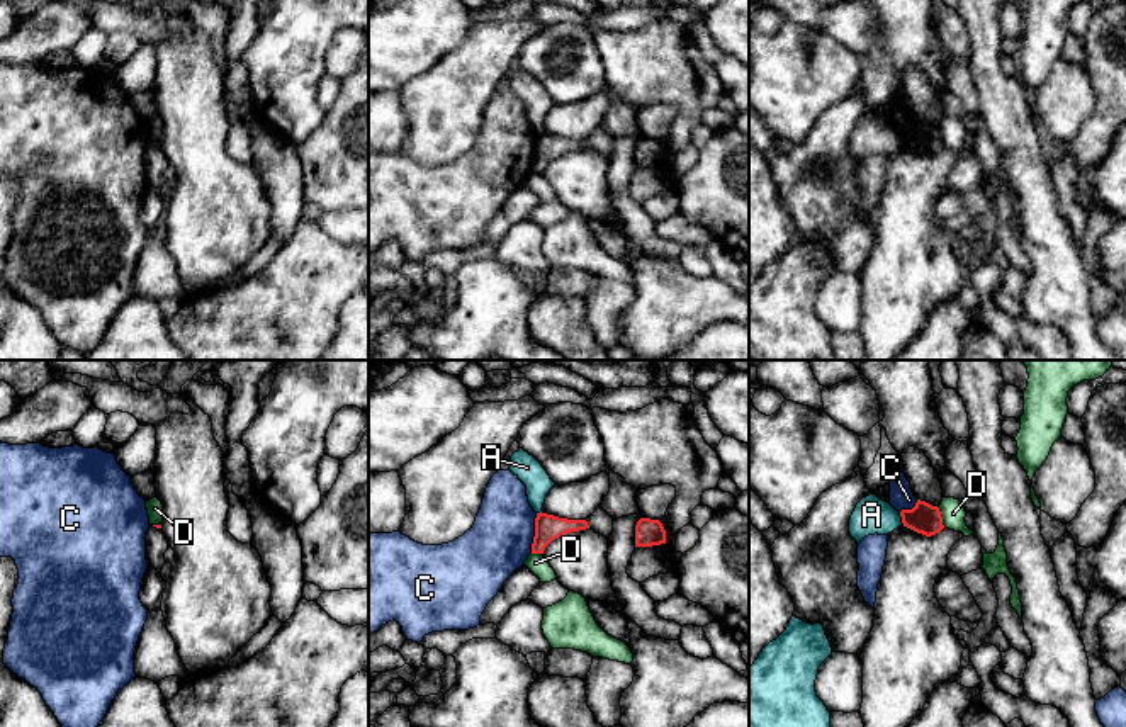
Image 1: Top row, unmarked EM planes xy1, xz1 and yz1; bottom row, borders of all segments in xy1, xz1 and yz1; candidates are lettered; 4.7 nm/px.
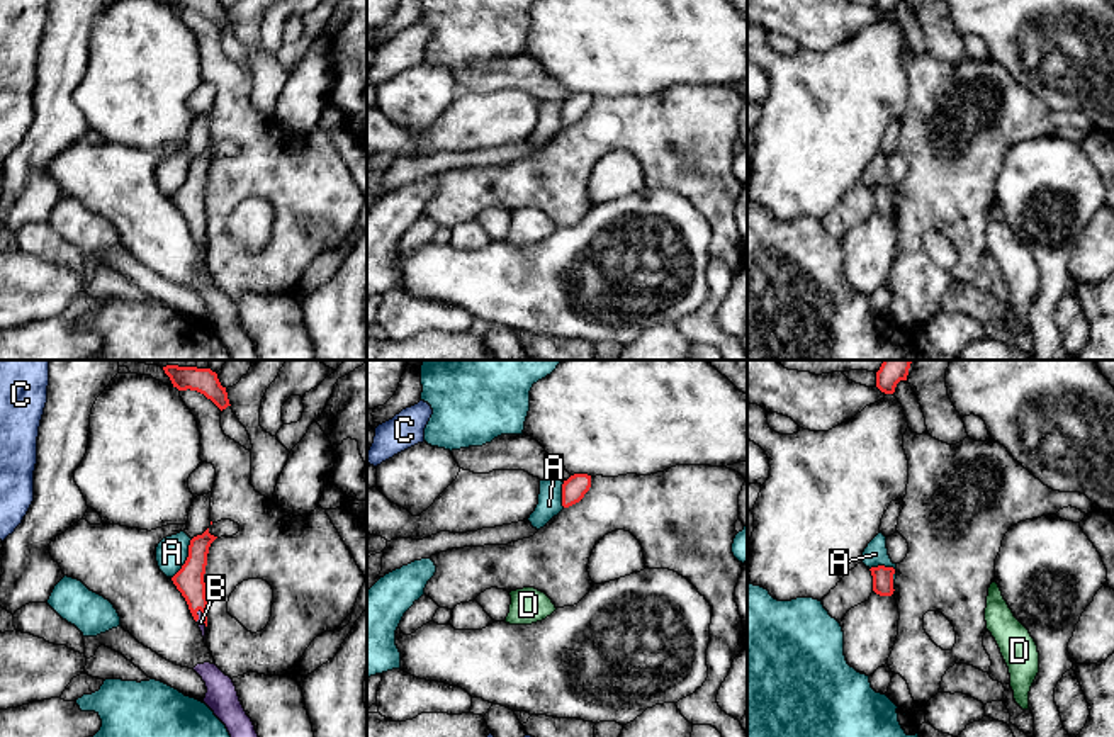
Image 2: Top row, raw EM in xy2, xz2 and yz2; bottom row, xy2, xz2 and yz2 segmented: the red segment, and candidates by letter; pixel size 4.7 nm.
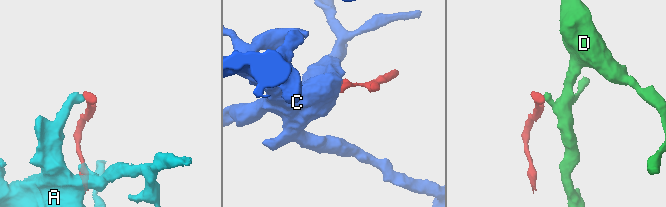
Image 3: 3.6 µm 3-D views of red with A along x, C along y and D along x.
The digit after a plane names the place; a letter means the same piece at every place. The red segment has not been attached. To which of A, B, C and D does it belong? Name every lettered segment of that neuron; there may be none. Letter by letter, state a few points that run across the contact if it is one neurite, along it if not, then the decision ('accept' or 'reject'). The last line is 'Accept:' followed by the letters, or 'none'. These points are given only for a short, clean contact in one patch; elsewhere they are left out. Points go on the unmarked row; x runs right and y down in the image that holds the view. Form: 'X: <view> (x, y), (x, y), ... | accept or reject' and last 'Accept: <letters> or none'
A: reject
B: xy2 (189, 199), (202, 236), (201, 241) | accept
C: xz1 (537, 133), (530, 172) | reject
D: yz1 (936, 126), (945, 145) | reject
Accept: B

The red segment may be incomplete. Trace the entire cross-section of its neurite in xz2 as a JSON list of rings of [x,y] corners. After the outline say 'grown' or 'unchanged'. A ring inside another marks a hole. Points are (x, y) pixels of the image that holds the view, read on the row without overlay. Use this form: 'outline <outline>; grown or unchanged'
outline [[[574,93],[562,104],[562,126],[569,127],[579,122],[591,107],[591,95]]]; unchanged

